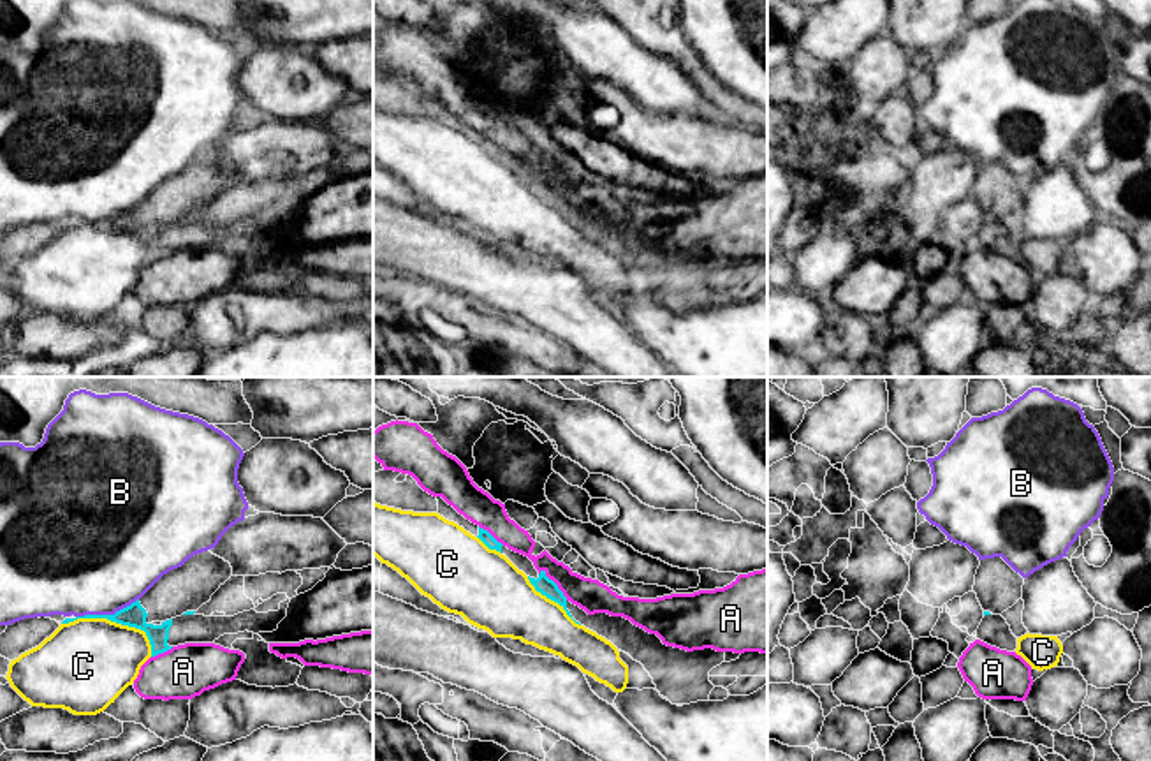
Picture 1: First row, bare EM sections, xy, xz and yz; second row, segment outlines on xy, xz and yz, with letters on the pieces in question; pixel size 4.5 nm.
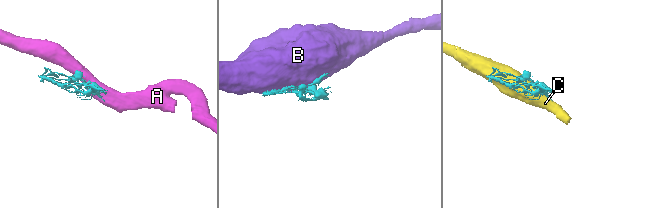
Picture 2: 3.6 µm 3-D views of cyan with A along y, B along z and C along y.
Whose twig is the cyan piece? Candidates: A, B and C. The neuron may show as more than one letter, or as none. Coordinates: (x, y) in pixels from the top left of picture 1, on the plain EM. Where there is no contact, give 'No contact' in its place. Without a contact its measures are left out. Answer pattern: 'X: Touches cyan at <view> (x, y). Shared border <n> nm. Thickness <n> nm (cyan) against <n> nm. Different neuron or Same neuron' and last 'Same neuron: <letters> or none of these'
A: Touches cyan at xz (557, 191). Shared border 190 nm. Thickness 80 nm (cyan) against 150 nm. Different neuron
B: Touches cyan at xy (106, 221). Shared border 300 nm. Thickness 110 nm (cyan) against 480 nm. Different neuron
C: Touches cyan at xy (115, 226). Shared border 440 nm. Thickness 110 nm (cyan) against 420 nm. Different neuron
Same neuron: none of these

